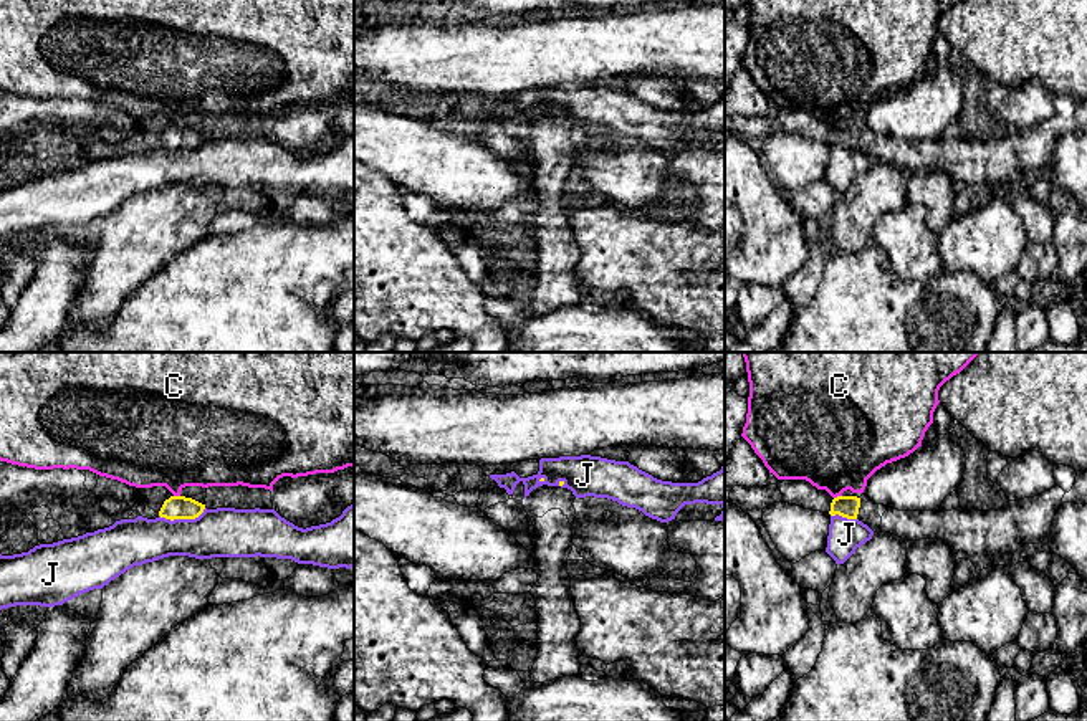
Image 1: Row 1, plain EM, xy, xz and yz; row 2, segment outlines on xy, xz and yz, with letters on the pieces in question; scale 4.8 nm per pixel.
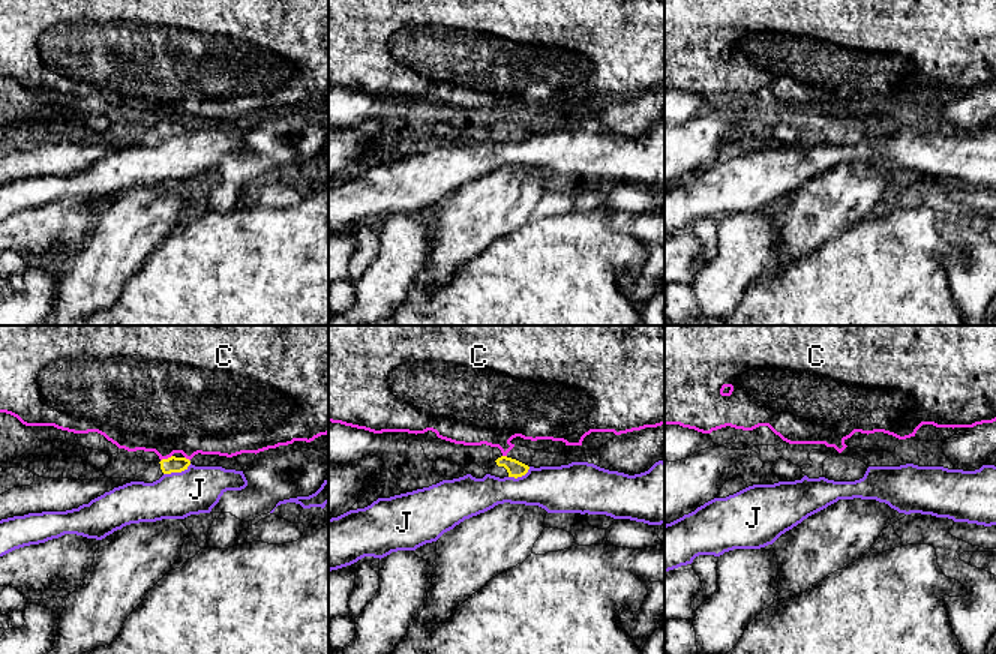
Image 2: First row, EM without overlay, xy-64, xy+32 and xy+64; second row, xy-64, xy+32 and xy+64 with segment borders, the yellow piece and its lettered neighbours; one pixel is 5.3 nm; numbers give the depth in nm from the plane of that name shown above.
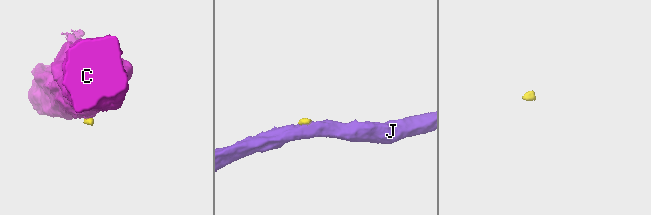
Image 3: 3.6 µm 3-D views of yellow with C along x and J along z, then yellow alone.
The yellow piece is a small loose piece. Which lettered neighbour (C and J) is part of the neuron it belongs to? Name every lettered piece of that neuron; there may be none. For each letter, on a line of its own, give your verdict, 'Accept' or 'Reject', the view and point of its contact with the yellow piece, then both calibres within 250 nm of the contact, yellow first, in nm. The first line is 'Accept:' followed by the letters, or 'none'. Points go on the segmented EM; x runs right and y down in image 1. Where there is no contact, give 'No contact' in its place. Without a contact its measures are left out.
Accept: none
C: Reject. Touches yellow at yz (837, 496). Thickness 110 nm (yellow) against 440 nm
J: Reject. Touches yellow at xy (182, 518). Thickness 110 nm (yellow) against 240 nm

